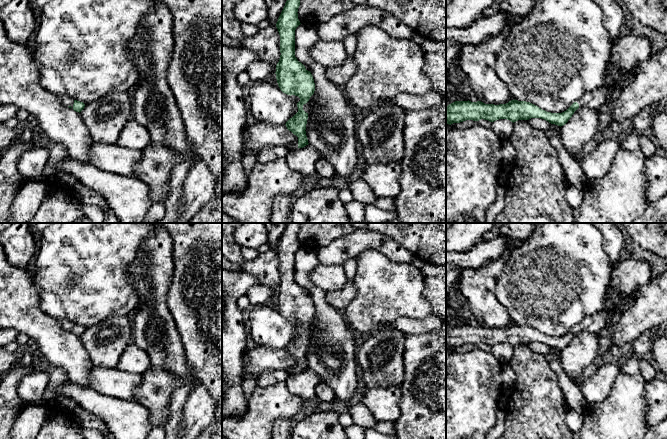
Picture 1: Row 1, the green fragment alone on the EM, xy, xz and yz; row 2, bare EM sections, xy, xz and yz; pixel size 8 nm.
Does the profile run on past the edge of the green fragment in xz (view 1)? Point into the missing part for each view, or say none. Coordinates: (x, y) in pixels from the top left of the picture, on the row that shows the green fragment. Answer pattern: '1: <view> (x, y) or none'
1: xz (294, 146)

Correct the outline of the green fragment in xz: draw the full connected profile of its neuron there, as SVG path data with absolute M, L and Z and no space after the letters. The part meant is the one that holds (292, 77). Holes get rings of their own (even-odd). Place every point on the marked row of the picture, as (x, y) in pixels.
M287 0L278 18L276 27L280 35L280 59L276 65L276 79L280 90L287 95L300 98L297 103L298 112L286 122L286 127L298 140L286 147L294 151L308 145L306 124L308 113L303 110L310 97L314 94L313 76L295 57L295 30L301 24L298 19L300 0Z

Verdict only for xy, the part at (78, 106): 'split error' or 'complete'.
split error

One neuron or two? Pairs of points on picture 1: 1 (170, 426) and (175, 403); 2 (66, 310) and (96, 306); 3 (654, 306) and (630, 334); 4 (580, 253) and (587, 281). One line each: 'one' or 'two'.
1: one
2: one
3: one
4: one

